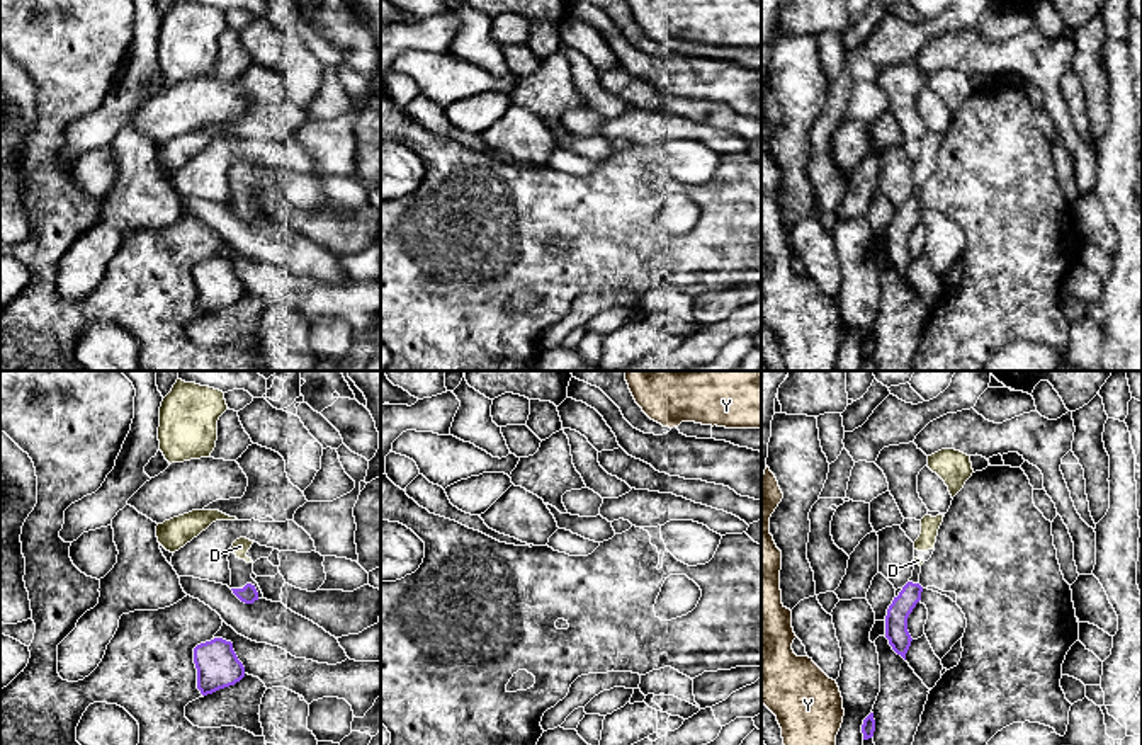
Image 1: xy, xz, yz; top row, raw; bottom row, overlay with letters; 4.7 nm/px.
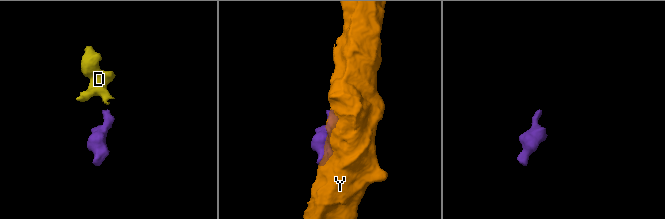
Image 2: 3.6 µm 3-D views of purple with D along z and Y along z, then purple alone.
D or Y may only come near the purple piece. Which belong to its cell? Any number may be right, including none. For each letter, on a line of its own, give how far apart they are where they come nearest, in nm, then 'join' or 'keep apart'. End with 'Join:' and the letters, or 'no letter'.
D: 90 nm | join
Y: 100 nm | keep apart
Join: D

